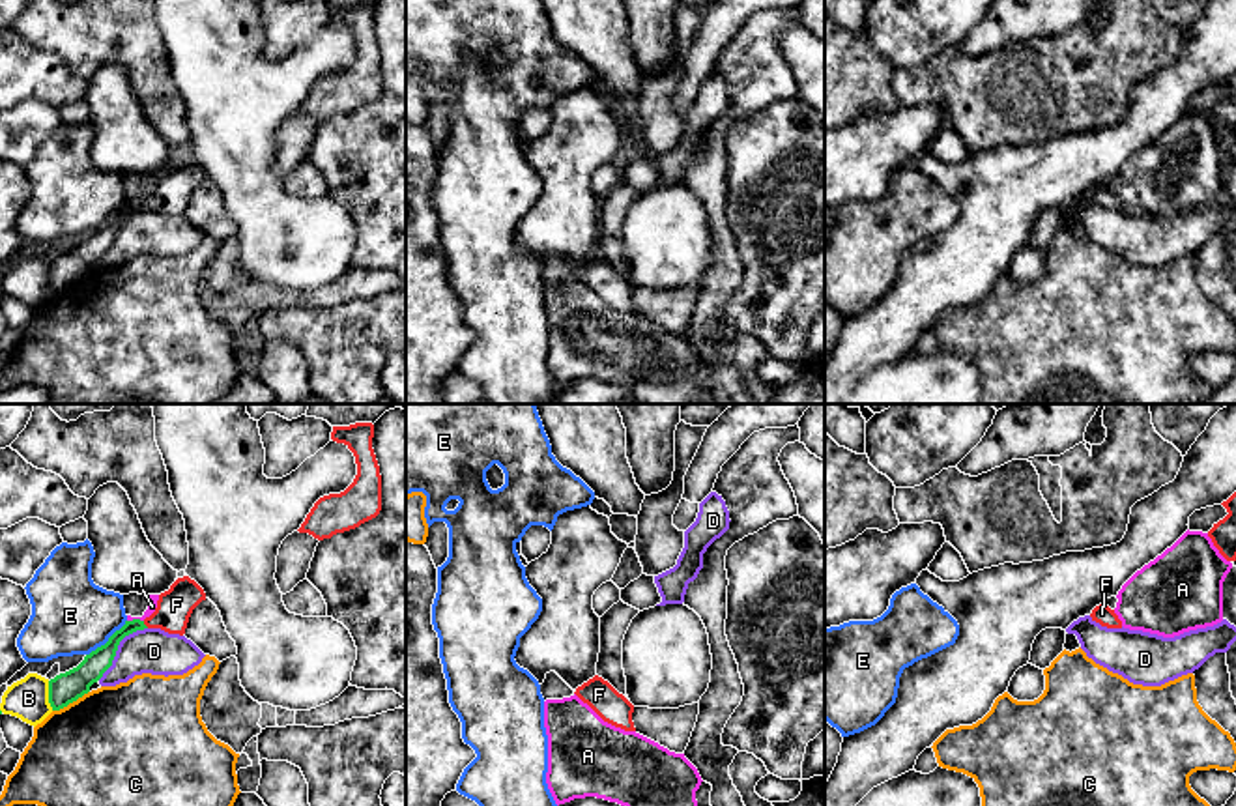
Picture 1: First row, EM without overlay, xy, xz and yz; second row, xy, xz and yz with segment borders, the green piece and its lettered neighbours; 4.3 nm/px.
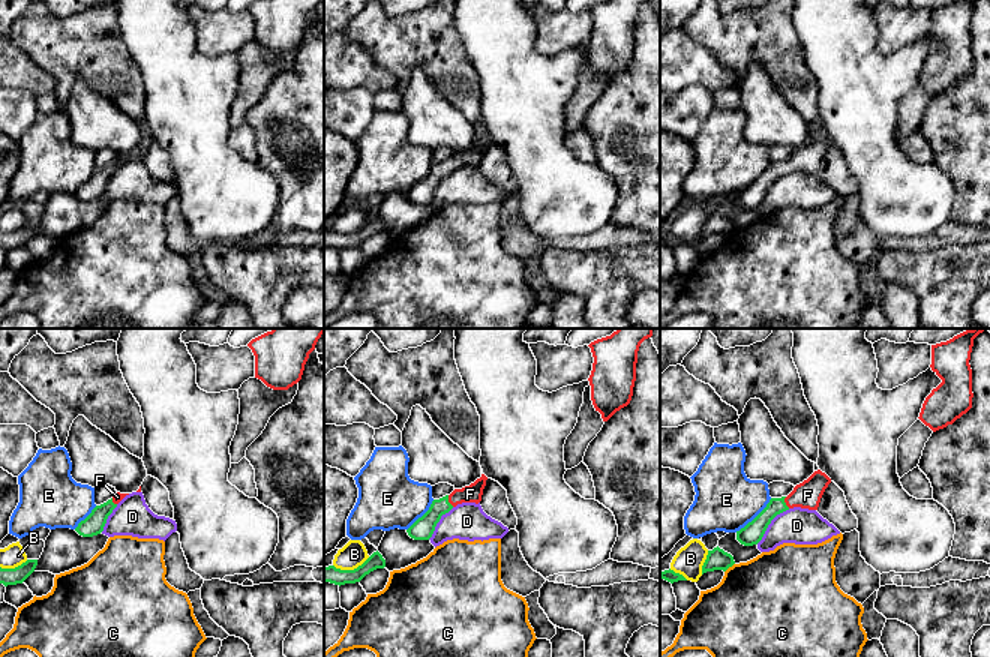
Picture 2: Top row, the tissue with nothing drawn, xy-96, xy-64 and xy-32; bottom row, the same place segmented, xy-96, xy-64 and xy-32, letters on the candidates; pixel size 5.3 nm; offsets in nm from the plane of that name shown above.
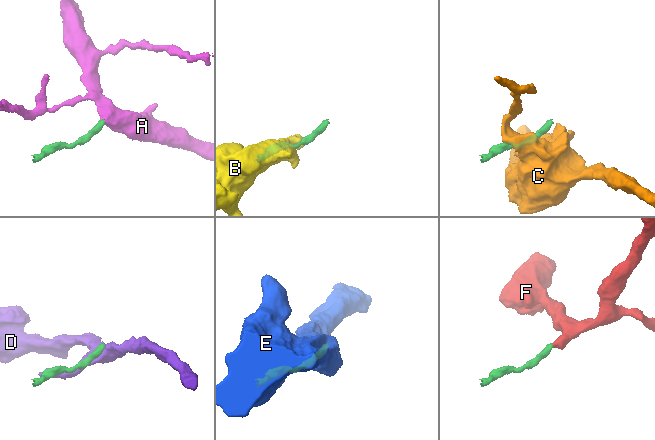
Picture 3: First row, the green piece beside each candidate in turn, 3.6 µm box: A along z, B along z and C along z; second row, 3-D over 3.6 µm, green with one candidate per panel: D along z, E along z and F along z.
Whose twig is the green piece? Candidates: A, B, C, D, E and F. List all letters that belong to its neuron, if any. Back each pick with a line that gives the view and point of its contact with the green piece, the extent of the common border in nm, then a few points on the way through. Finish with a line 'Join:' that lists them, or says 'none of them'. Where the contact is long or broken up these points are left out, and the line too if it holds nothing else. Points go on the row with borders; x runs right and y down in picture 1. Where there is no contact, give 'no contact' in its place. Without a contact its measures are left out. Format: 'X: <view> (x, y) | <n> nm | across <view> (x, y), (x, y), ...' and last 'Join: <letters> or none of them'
F: xy (144, 625) | 40 nm | across xy (100, 661), (124, 631), (144, 625), (163, 618), (174, 606)
Join: F

